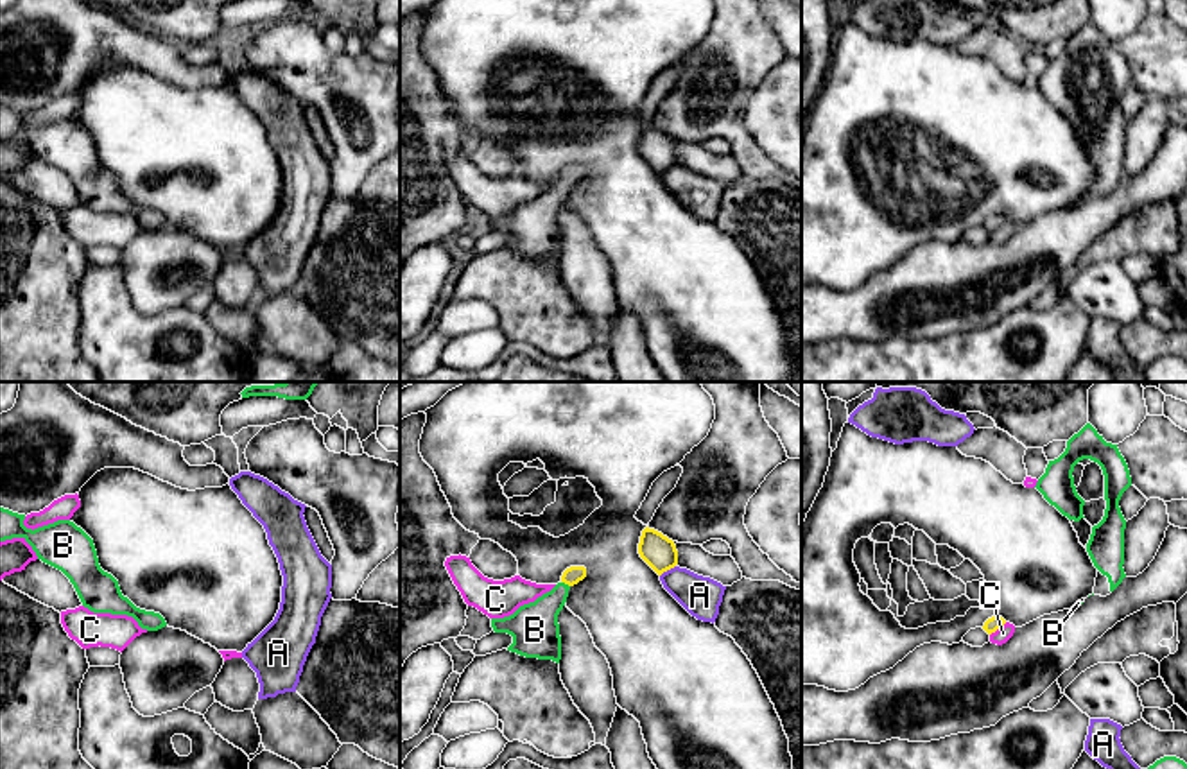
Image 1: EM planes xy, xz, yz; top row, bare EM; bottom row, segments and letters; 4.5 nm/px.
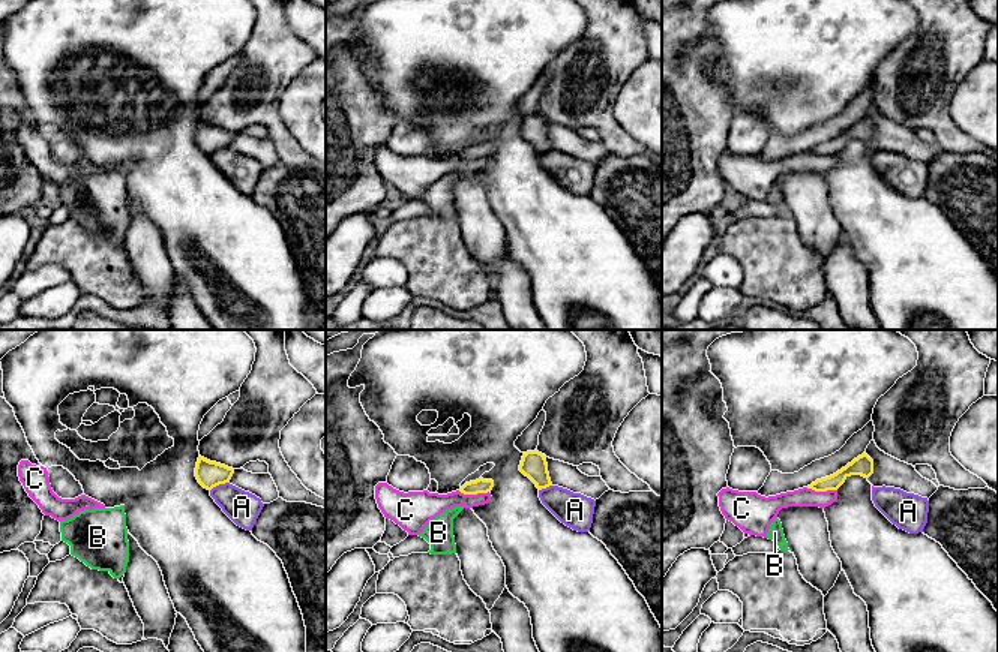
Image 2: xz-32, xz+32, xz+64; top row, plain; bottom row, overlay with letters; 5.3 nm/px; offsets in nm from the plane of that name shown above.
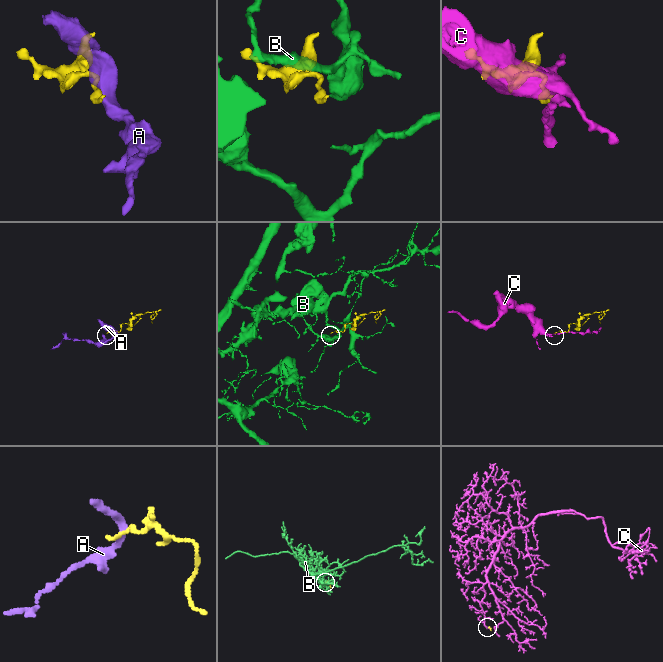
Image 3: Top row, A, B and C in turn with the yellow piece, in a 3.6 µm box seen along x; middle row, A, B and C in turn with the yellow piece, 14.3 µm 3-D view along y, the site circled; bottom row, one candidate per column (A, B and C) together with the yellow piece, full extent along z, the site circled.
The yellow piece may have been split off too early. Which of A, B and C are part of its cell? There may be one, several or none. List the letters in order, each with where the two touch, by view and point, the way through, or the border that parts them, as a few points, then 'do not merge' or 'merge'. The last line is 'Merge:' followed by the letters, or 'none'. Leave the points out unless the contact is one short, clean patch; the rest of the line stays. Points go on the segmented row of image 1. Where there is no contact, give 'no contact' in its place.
A: xz (667, 569) | do not merge
B: xz (565, 583) | across xz (574, 574), (565, 583), (544, 610), (535, 630) | merge
C: yz (997, 628) | along yz (1006, 622), (990, 635) | do not merge
Merge: B

